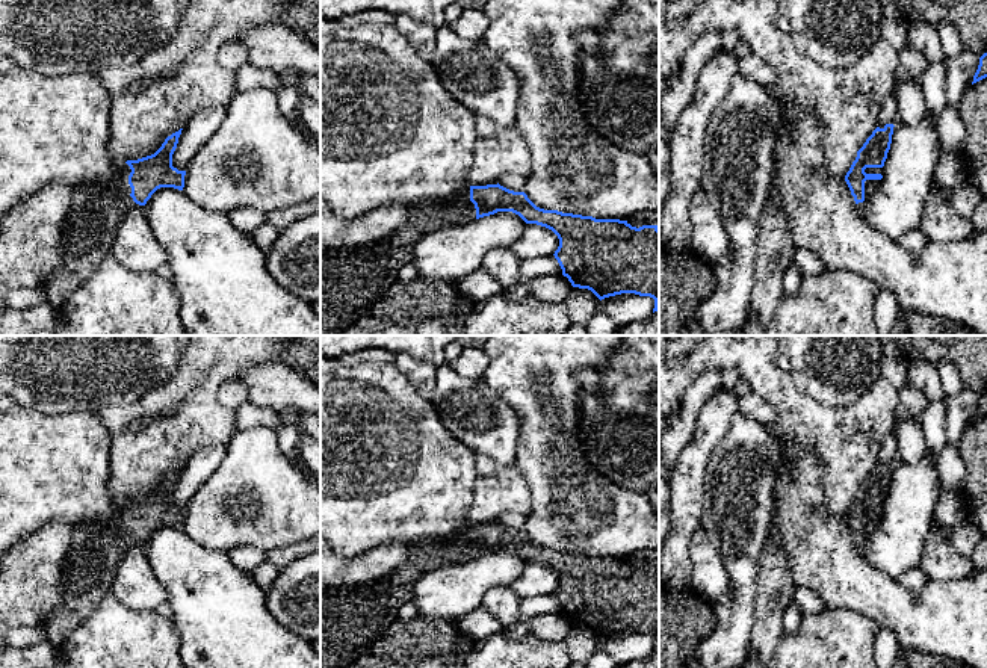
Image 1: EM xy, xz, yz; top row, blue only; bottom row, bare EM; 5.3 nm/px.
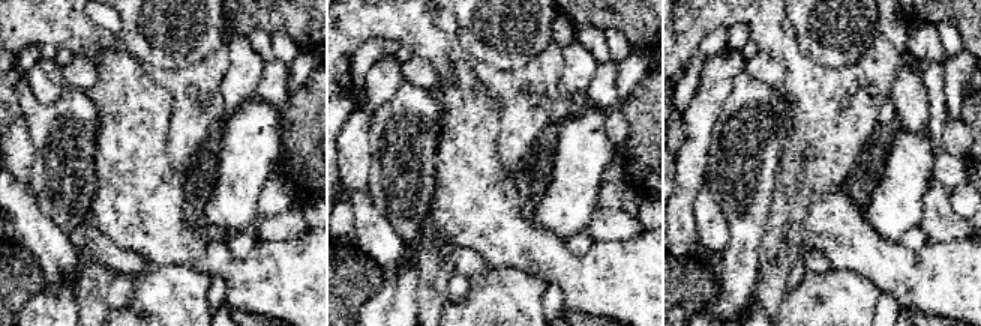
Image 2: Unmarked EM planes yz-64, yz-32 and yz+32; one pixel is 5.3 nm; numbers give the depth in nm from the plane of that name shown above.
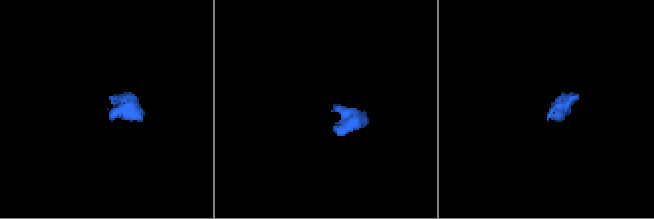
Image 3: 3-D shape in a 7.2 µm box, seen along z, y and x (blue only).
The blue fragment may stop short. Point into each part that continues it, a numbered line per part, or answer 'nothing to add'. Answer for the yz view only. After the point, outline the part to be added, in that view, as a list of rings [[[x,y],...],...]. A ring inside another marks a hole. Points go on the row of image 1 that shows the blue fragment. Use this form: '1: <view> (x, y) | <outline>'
1: yz (871, 186) | [[[866,180],[865,181],[865,201],[857,204],[857,210],[860,215],[863,215],[865,207],[868,206],[872,193],[880,186],[881,180]]]

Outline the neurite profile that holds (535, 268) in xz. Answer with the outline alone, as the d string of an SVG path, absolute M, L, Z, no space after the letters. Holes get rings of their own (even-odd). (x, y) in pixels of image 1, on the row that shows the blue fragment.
M555 255L521 260L521 277L524 280L543 278L546 275L562 275L562 269Z

